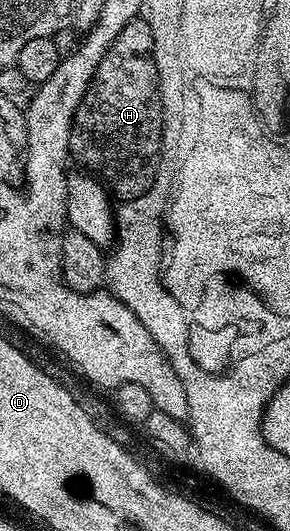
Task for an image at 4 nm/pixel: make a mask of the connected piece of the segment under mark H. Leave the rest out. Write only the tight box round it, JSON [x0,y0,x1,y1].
[70,18,164,201]

